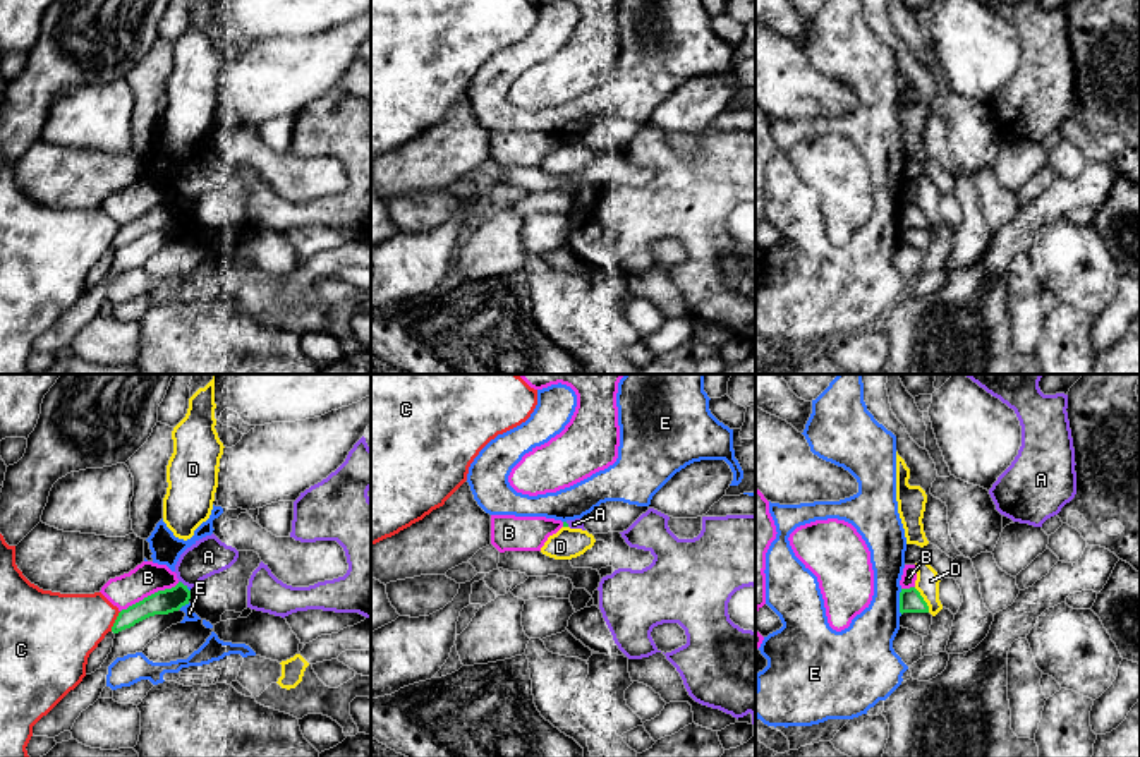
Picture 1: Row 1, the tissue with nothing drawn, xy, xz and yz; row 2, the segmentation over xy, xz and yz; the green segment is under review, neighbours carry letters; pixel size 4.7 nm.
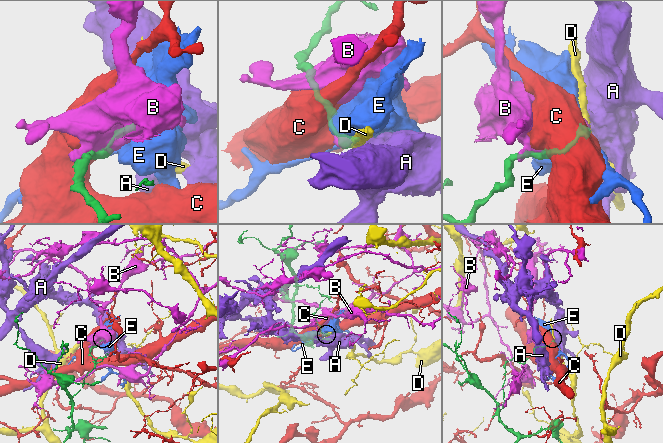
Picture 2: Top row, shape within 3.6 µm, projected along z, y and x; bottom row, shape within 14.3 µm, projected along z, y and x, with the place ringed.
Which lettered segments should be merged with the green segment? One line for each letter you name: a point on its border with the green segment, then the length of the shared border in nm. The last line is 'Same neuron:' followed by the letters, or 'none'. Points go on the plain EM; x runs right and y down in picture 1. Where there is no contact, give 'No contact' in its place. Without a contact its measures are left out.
Same neuron: none

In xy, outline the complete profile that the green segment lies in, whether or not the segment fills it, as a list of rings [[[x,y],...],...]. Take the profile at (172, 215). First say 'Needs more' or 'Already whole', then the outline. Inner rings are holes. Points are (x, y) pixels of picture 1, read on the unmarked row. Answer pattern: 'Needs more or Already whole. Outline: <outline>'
Already whole. Outline: [[[182,197],[172,204],[158,206],[129,221],[127,225],[122,225],[112,242],[112,247],[118,249],[155,230],[168,230],[179,227],[182,221],[189,220],[189,215],[191,206]]]

